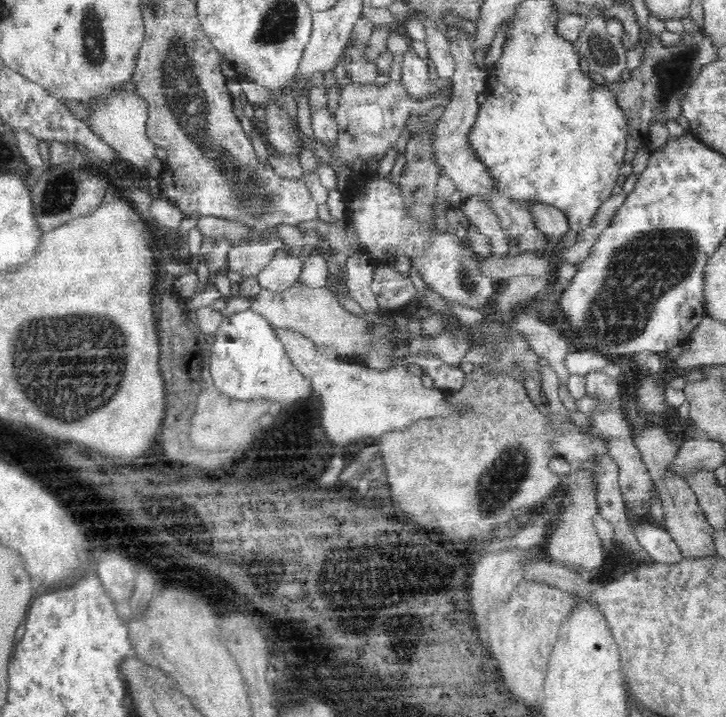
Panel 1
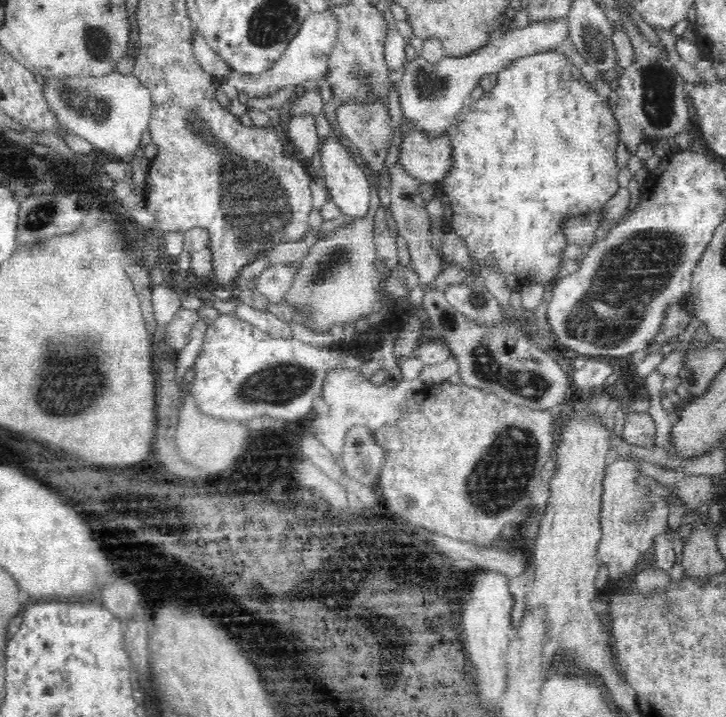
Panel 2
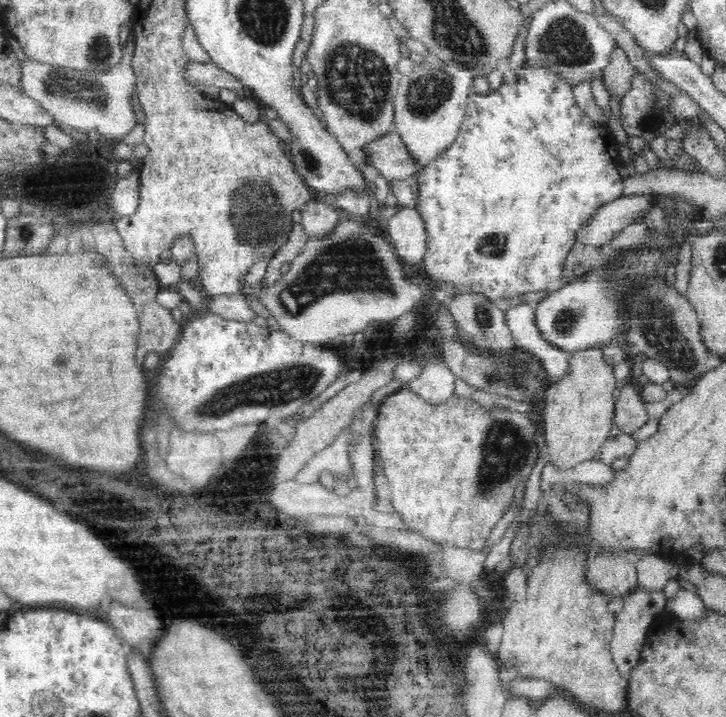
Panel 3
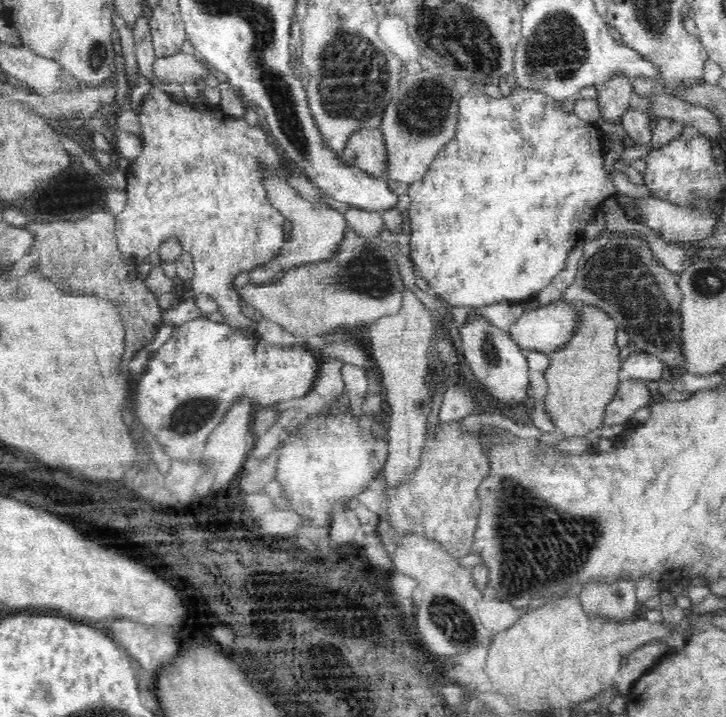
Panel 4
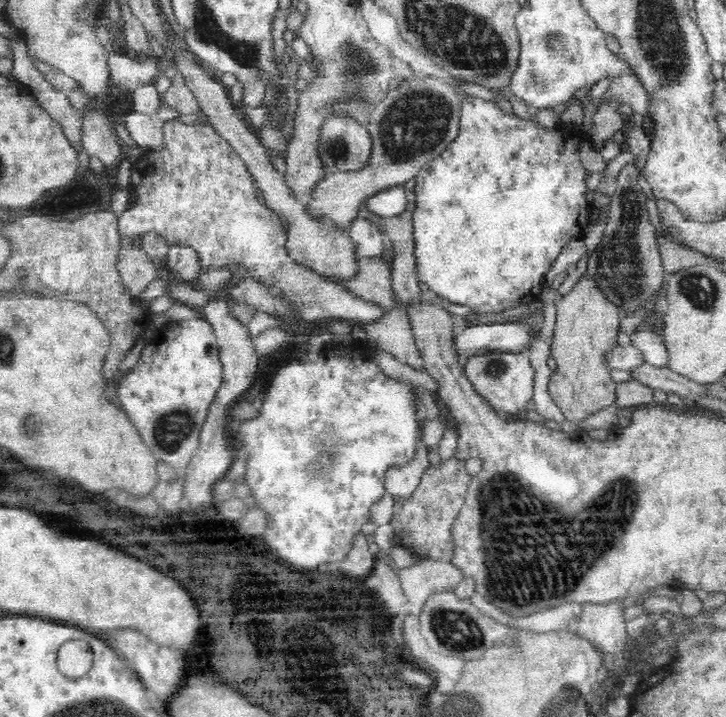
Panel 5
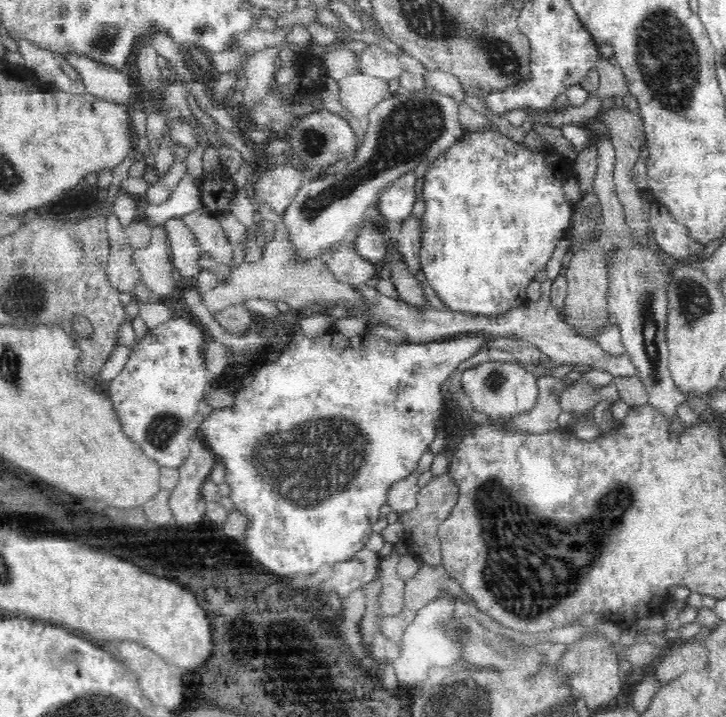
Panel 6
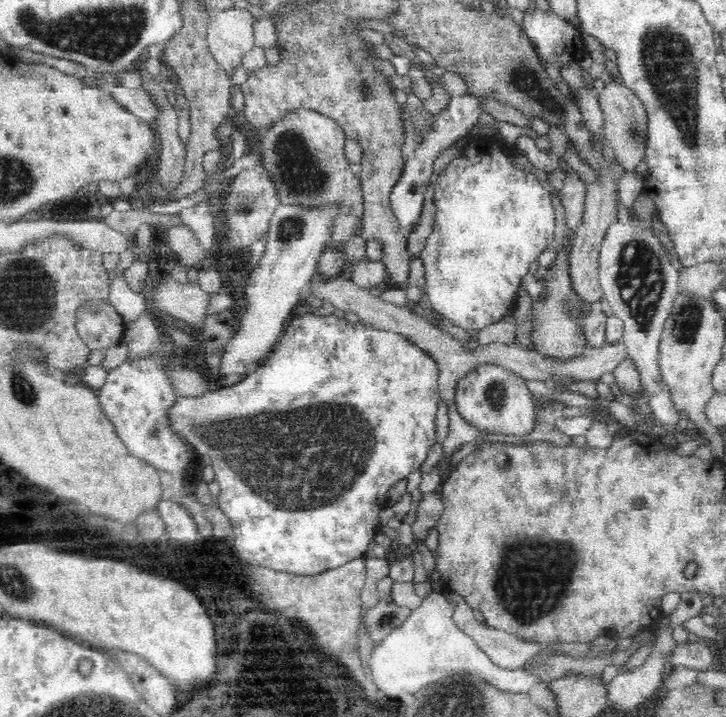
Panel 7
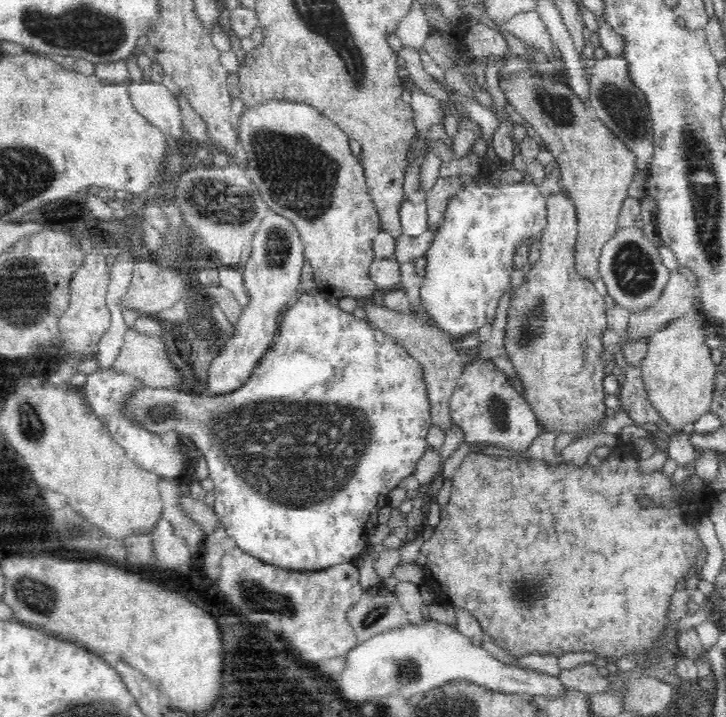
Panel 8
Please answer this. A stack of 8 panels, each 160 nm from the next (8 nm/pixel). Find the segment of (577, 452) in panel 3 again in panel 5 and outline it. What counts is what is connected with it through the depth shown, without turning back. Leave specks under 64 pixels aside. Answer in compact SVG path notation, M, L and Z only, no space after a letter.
M588 272L583 273L572 290L561 296L561 299L556 301L555 305L557 318L553 330L551 355L557 366L549 382L549 393L552 405L557 406L564 413L566 420L577 424L593 412L614 404L614 400L616 400L617 384L608 373L610 368L607 368L603 358L606 351L617 343L617 334L621 325L619 306L613 300L610 300L610 297L598 285L597 280Z

